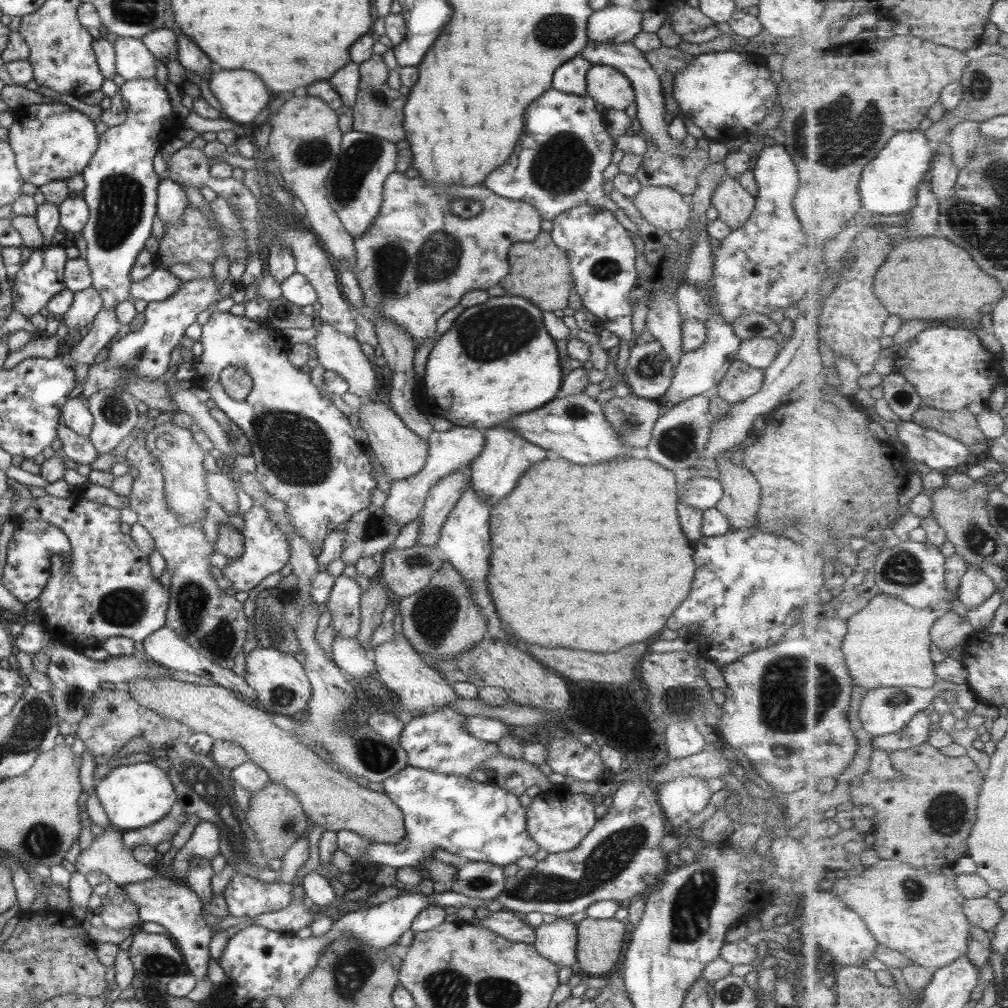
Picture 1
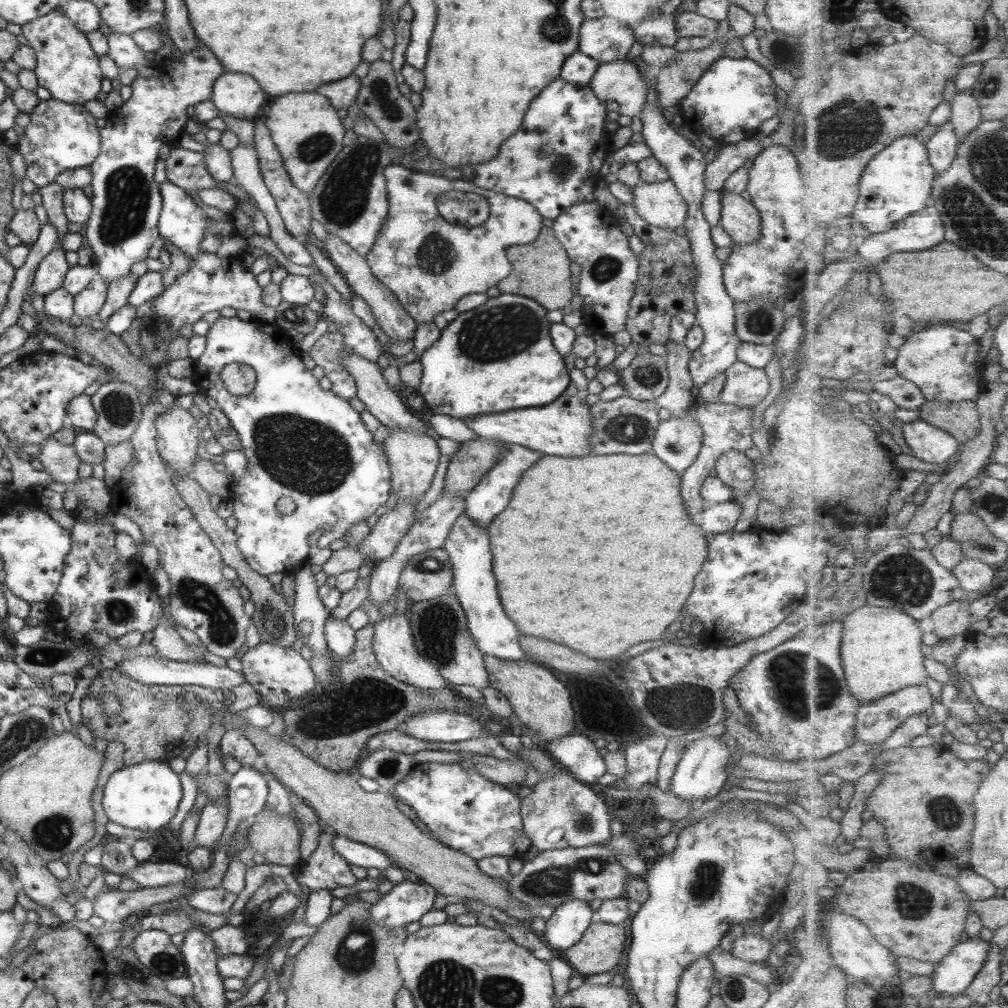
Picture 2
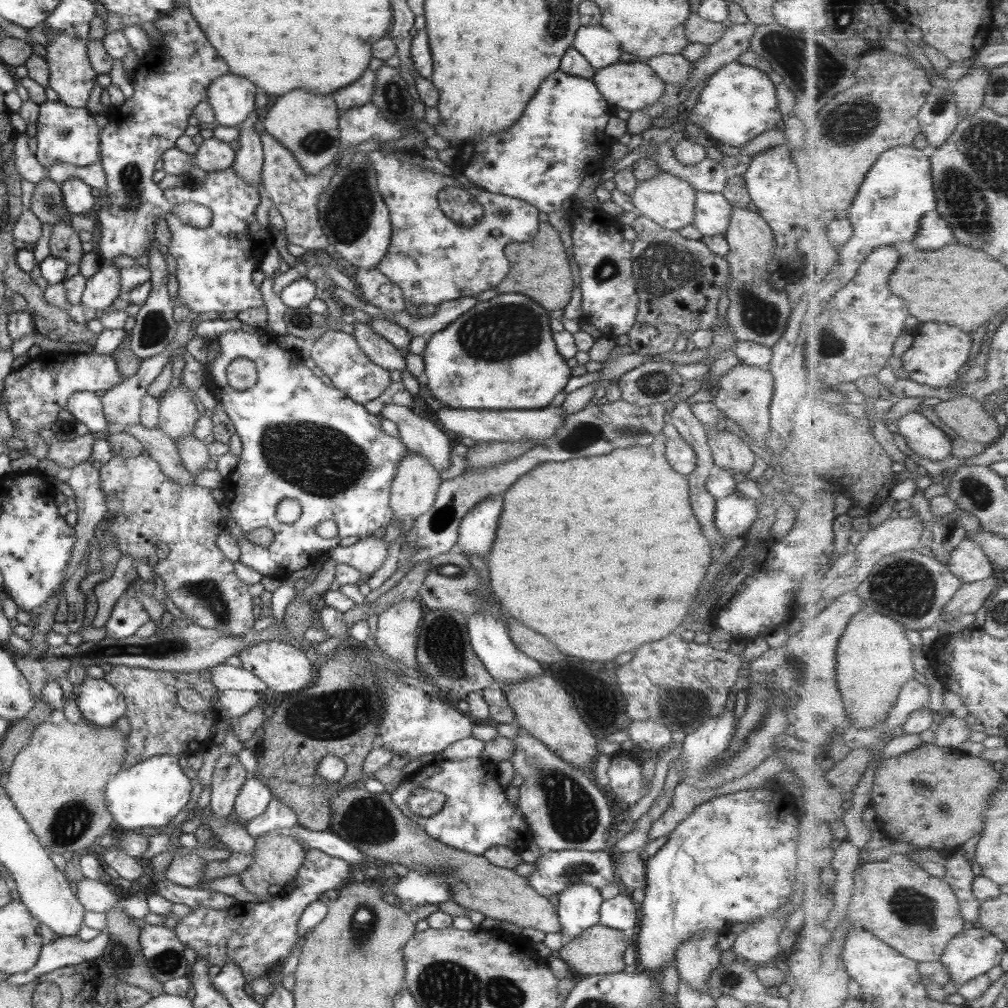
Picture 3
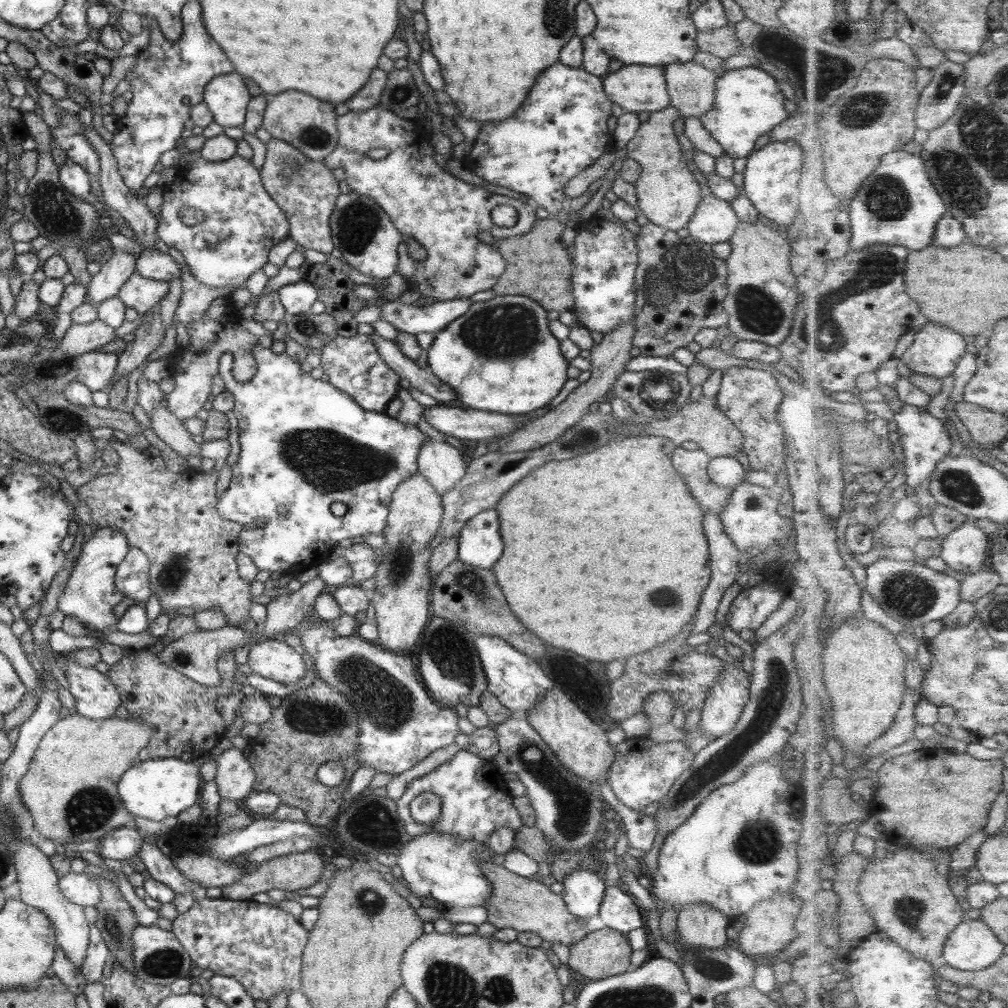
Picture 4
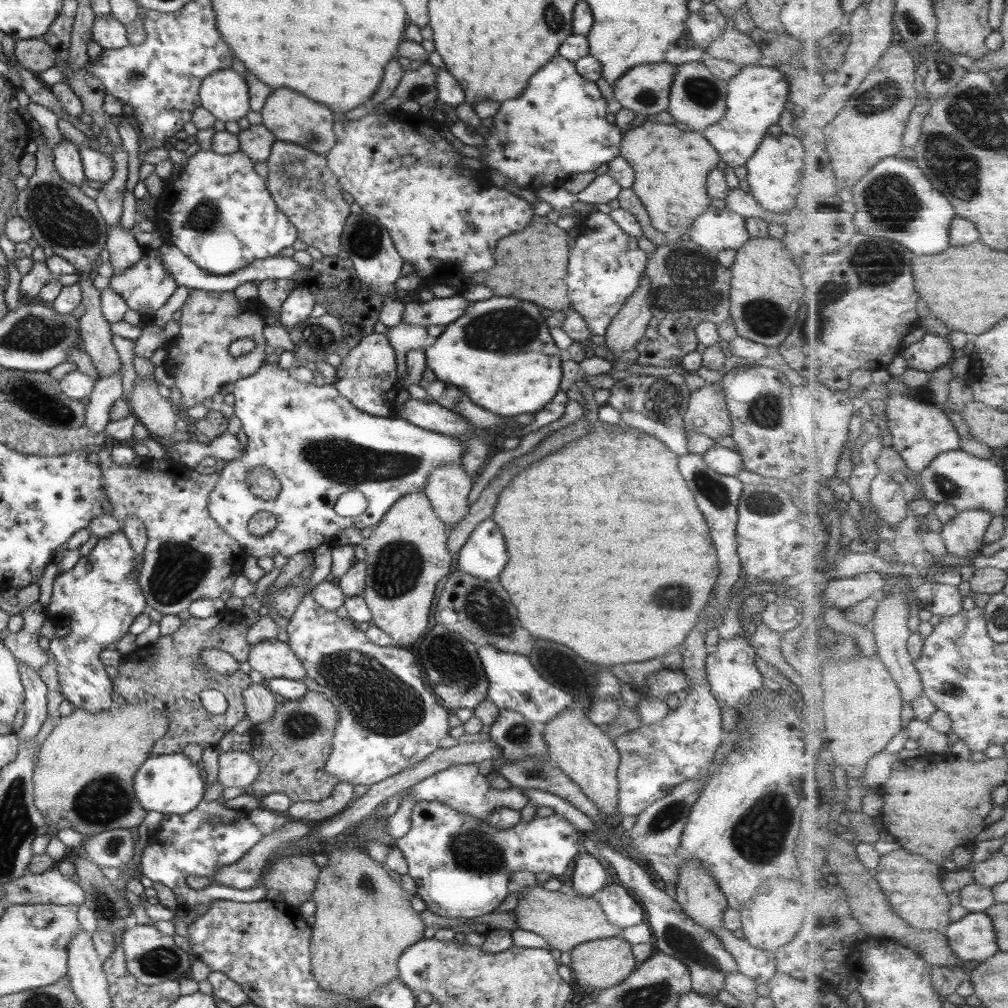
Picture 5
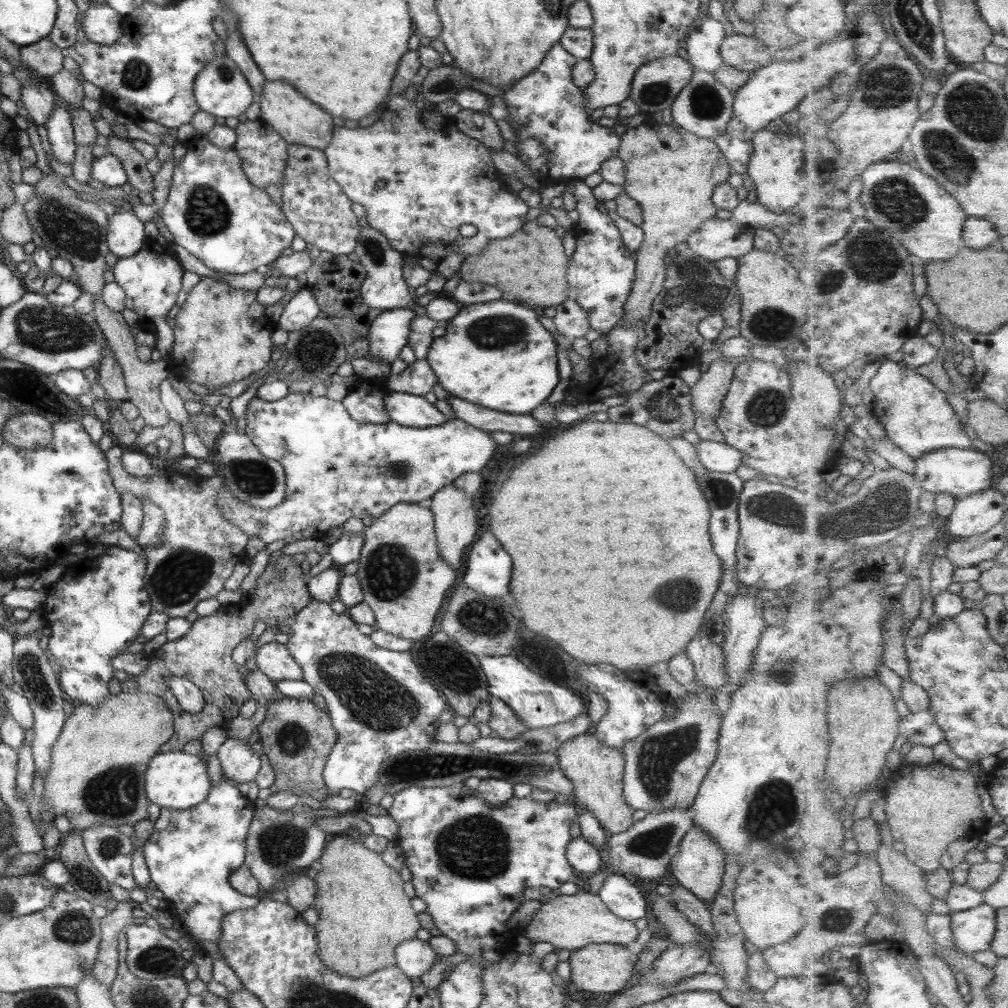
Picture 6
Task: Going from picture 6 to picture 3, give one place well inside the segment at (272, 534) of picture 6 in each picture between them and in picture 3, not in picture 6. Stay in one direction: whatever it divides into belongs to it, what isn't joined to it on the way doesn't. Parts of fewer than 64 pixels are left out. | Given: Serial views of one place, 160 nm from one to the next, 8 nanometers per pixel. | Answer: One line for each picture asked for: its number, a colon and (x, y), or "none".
3: (303, 440)
4: (303, 444)
5: (317, 445)

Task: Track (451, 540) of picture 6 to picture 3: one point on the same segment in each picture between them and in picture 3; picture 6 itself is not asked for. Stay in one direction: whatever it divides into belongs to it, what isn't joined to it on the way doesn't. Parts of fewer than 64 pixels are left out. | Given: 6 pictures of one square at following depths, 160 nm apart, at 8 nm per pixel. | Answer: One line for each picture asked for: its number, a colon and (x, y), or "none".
3: (418, 435)
4: (441, 464)
5: (446, 486)

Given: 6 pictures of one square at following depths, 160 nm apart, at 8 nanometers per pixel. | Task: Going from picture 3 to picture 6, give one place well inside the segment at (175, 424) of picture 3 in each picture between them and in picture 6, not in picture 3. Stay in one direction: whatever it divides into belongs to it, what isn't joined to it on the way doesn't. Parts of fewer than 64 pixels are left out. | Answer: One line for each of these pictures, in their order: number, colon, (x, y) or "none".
4: (209, 338)
5: (197, 358)
6: (219, 338)

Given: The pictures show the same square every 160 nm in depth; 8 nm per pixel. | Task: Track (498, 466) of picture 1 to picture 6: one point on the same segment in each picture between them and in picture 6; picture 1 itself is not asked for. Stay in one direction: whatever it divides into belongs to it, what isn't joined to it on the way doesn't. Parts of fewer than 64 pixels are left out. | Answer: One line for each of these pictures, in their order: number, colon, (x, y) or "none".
2: (490, 495)
3: (476, 529)
4: (478, 544)
5: (482, 555)
6: (487, 568)

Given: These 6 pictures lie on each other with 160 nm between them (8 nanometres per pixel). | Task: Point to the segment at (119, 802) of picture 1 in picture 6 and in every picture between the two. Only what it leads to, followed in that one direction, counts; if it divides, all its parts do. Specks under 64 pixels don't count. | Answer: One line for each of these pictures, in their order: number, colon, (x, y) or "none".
2: (144, 796)
3: (150, 793)
4: (154, 789)
5: (170, 784)
6: (175, 780)

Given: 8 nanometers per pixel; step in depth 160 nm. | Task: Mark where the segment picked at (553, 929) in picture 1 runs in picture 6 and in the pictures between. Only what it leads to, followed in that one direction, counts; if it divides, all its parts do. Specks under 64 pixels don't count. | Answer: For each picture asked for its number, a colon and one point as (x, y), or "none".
2: (564, 927)
3: (578, 905)
4: (582, 893)
5: (589, 876)
6: (582, 856)

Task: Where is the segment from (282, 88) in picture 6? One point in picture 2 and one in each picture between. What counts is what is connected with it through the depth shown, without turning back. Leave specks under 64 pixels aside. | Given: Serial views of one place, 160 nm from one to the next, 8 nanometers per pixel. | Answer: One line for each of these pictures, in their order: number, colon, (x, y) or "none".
2: (305, 129)
3: (306, 125)
4: (307, 124)
5: (292, 118)

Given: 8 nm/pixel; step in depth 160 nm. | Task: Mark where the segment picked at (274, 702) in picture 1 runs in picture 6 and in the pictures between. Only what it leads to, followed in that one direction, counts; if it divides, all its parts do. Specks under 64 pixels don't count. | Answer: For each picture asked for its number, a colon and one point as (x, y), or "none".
2: (280, 676)
3: (283, 669)
4: (272, 659)
5: (271, 659)
6: (273, 660)

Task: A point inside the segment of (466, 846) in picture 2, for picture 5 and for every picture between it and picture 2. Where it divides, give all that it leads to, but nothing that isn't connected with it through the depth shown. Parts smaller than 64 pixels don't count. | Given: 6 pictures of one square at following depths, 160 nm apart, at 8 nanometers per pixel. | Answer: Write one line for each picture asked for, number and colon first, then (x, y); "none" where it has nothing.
3: (475, 815)
4: (474, 801)
5: (462, 788)

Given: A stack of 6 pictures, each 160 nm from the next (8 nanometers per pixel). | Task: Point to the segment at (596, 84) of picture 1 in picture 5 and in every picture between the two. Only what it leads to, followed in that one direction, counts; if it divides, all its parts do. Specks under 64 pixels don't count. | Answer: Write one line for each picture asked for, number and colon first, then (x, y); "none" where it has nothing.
2: (618, 85)
3: (631, 86)
4: (636, 88)
5: (643, 89)

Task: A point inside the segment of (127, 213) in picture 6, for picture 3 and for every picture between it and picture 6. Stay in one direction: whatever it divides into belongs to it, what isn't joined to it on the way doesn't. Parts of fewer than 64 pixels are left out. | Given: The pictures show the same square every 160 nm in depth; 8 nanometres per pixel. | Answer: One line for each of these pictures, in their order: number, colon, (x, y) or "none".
3: (103, 287)
4: (114, 273)
5: (123, 250)

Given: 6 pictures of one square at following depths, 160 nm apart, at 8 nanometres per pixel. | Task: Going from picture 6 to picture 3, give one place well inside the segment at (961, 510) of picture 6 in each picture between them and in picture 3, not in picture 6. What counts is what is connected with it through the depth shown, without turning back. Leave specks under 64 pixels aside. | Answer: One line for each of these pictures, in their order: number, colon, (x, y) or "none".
3: (968, 561)
4: (965, 550)
5: (964, 536)

